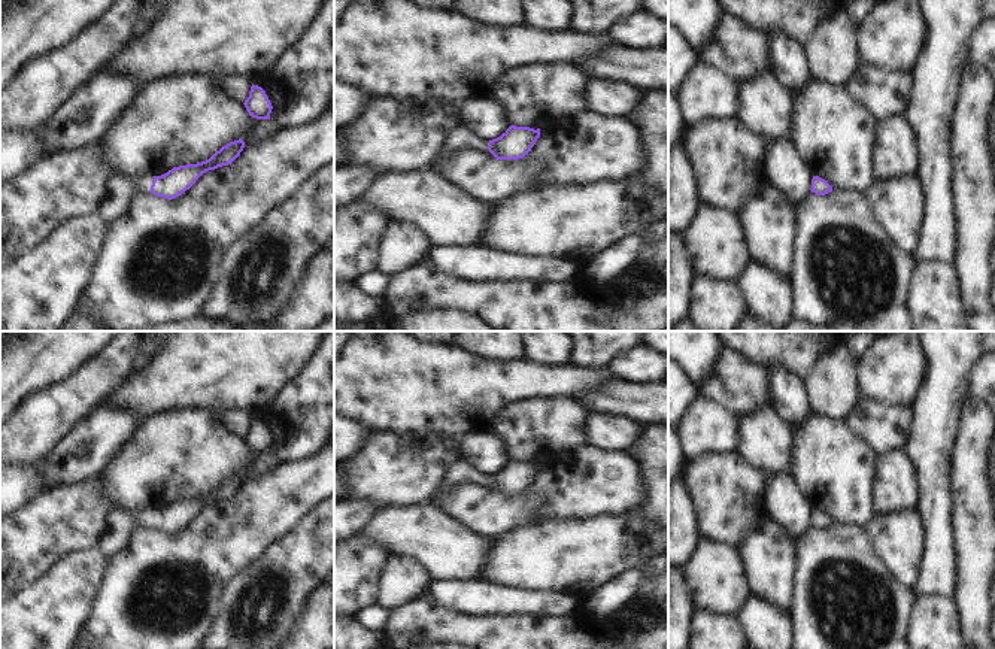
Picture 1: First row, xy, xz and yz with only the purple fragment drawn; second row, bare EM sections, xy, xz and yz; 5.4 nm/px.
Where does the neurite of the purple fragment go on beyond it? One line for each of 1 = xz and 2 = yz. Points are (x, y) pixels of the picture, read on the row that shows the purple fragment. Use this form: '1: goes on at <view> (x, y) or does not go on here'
1: goes on at xz (460, 136)
2: does not go on here

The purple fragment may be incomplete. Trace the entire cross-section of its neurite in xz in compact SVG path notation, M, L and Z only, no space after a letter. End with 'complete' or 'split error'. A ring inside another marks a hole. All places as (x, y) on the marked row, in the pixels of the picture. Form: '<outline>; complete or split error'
M459 122L448 131L439 157L445 158L458 149L468 148L474 151L488 149L497 160L519 160L531 151L539 137L540 128L510 125L500 137L486 142Z; split error

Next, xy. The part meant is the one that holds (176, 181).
M242 139L230 142L209 160L173 167L161 176L127 178L112 175L106 182L104 197L97 207L97 215L106 224L110 224L128 209L131 197L137 192L152 192L169 200L176 198L189 189L203 173L233 163L243 148L245 142Z; split error

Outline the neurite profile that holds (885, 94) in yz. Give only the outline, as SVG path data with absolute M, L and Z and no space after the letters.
M861 61L846 91L882 122L904 115L911 94L911 75L882 70Z

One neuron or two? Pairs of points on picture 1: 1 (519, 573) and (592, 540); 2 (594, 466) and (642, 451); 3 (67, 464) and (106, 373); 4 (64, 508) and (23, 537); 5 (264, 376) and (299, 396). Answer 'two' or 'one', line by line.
1: one
2: two
3: two
4: one
5: two

